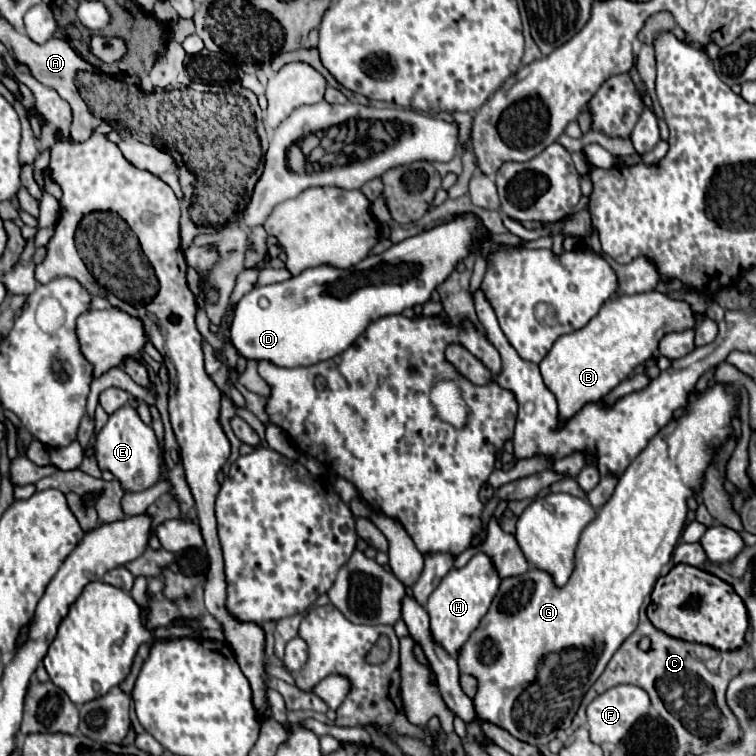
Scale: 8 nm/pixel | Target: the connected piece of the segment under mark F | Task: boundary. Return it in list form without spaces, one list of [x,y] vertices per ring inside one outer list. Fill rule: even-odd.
[[[621,684],[615,688],[609,688],[607,692],[599,694],[589,706],[587,706],[587,724],[589,724],[589,734],[591,734],[591,742],[595,744],[617,744],[627,732],[629,728],[647,714],[651,706],[651,700],[647,696],[647,692],[643,692],[639,686],[631,686],[631,684]]]

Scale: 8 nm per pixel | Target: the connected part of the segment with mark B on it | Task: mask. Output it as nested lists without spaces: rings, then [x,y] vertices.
[[[643,292],[633,296],[609,298],[597,316],[583,328],[563,334],[555,340],[549,354],[539,362],[545,386],[557,398],[559,424],[571,420],[583,406],[599,402],[637,366],[645,364],[657,352],[659,340],[669,332],[685,332],[695,326],[687,302],[671,300],[661,292]]]

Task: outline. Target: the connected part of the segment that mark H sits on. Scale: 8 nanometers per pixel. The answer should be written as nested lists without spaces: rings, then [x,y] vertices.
[[[481,552],[475,554],[463,568],[459,570],[451,570],[441,584],[431,592],[425,610],[431,618],[431,636],[433,640],[453,658],[457,658],[461,646],[467,642],[467,638],[471,636],[471,632],[479,626],[481,618],[487,614],[489,604],[495,596],[495,592],[499,590],[499,576],[495,572],[495,566],[491,564],[489,556],[483,556]]]

